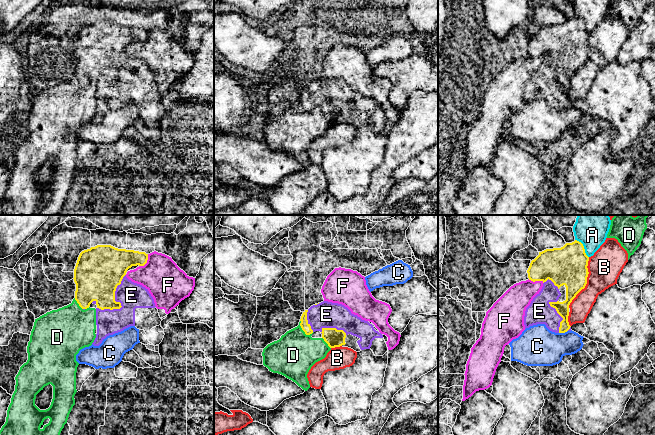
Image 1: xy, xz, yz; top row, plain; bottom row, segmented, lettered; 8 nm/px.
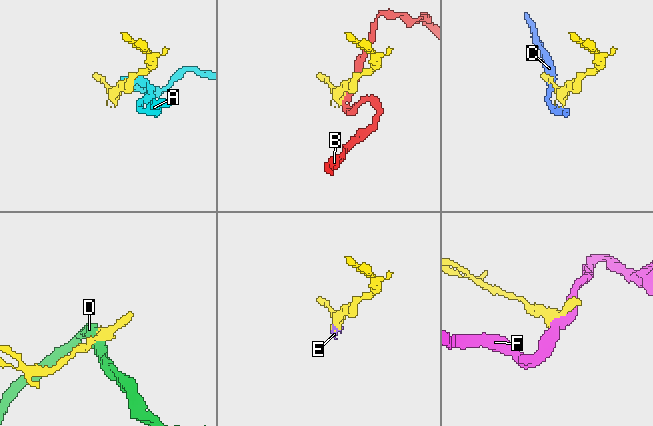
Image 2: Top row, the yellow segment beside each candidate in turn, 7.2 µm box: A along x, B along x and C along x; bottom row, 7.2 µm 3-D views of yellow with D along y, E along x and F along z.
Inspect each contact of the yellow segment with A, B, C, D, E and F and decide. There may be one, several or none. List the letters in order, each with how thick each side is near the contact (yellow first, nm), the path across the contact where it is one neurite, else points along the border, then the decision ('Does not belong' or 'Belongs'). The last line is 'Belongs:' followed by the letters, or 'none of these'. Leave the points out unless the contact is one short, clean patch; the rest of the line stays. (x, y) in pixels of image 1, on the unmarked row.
A: Thickness 300 nm (yellow) against 200 nm. Does not belong
B: Thickness 300 nm (yellow) against 260 nm. Does not belong
C: Thickness 110 nm (yellow) against 320 nm. Does not belong
D: Thickness 70 nm (yellow) against 340 nm. Does not belong
E: Thickness 340 nm (yellow) against 220 nm. Belongs
F: Thickness 220 nm (yellow) against 320 nm. Does not belong
Belongs: E

